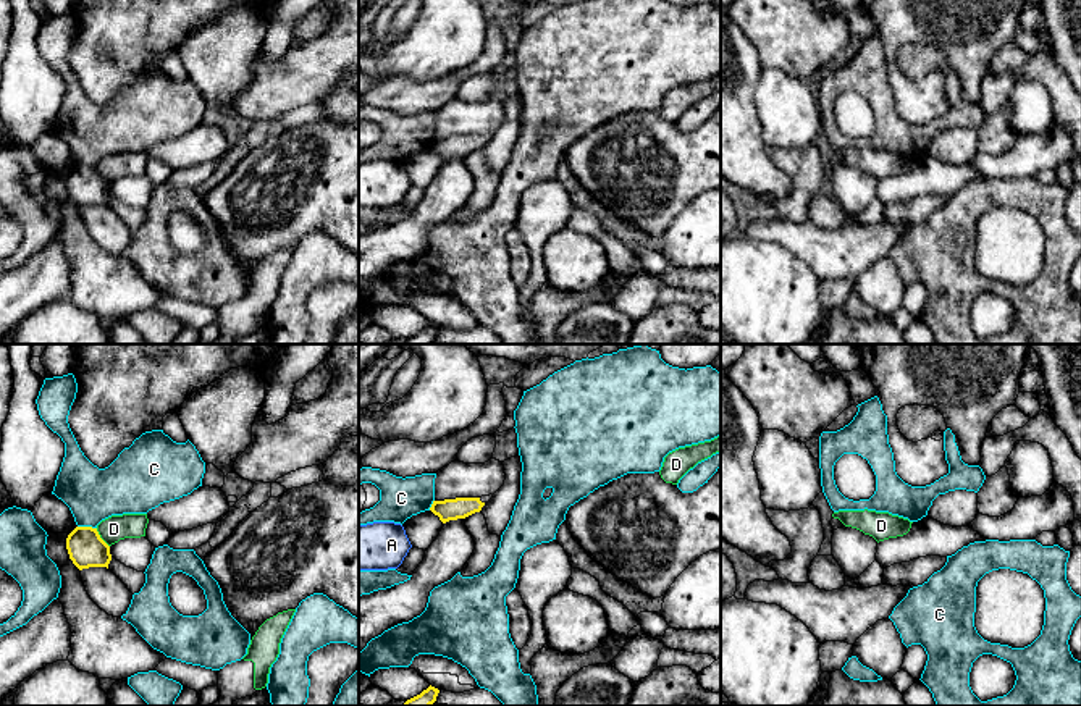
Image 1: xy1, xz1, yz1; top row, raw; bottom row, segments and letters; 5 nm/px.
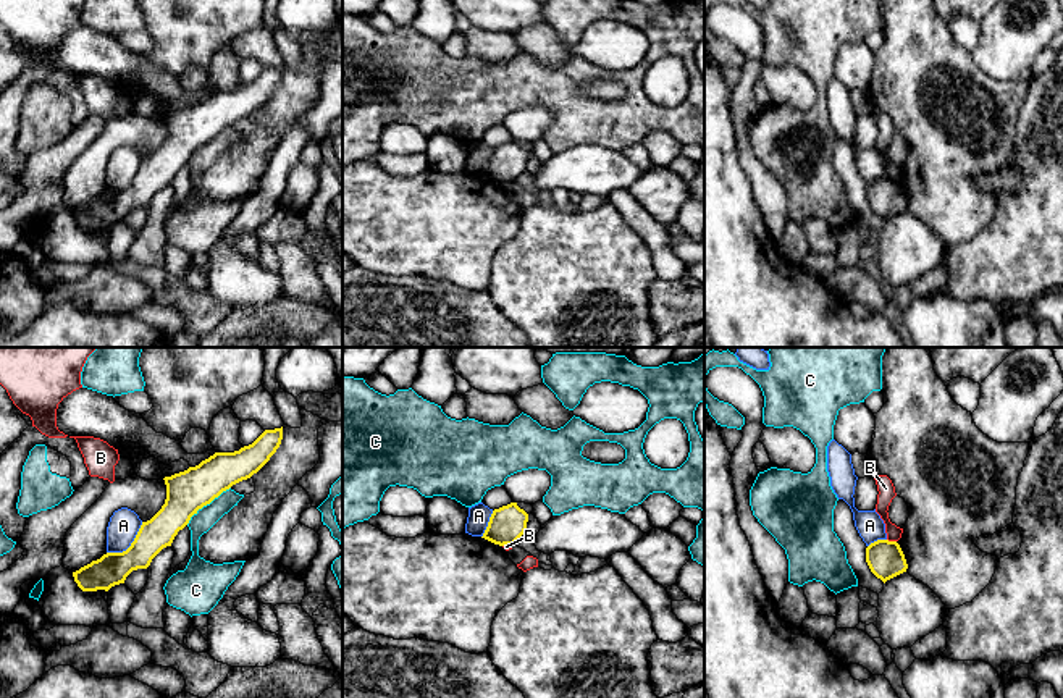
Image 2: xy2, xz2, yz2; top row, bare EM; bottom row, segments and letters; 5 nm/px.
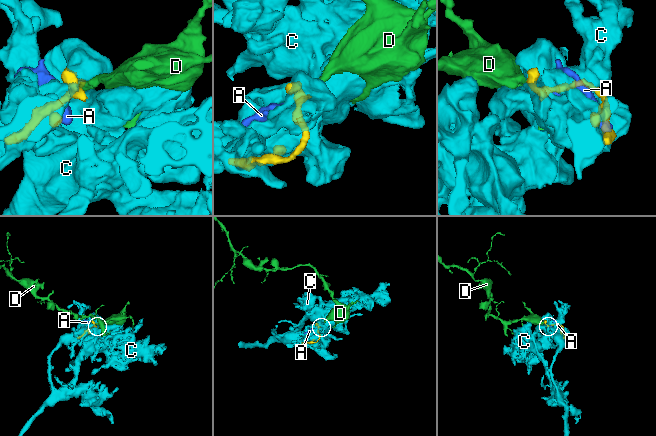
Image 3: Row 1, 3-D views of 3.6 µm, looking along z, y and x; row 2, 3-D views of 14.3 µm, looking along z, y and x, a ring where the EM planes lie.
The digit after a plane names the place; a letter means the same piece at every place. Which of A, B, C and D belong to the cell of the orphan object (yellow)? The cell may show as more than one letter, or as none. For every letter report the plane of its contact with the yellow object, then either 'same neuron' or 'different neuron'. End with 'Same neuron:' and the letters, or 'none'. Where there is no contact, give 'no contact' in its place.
A: meets yellow in xy2; different neuron
B: meets yellow in yz2; different neuron
C: meets yellow in xy2; different neuron
D: meets yellow in xy1; different neuron
Same neuron: none

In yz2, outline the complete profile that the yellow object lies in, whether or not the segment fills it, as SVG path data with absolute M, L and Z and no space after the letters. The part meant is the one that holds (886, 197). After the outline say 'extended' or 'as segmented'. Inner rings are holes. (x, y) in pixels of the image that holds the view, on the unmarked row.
M877 178L866 186L866 200L871 210L884 221L903 210L908 202L897 179Z; as segmented

